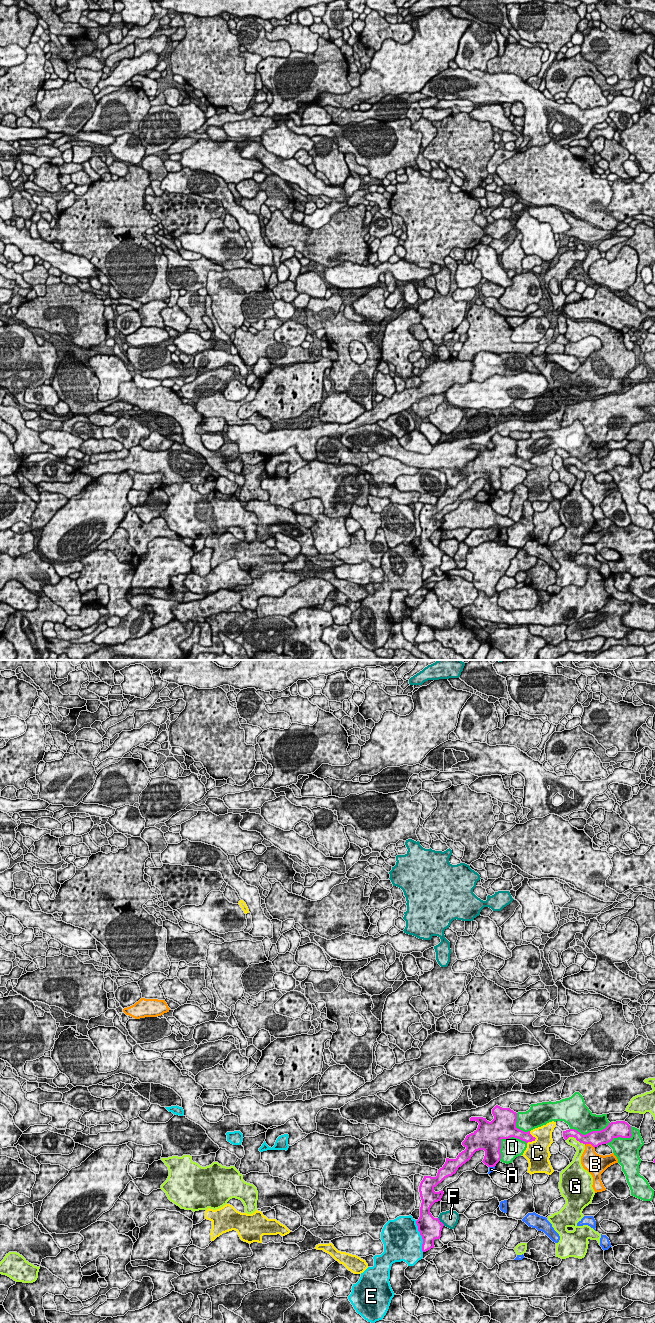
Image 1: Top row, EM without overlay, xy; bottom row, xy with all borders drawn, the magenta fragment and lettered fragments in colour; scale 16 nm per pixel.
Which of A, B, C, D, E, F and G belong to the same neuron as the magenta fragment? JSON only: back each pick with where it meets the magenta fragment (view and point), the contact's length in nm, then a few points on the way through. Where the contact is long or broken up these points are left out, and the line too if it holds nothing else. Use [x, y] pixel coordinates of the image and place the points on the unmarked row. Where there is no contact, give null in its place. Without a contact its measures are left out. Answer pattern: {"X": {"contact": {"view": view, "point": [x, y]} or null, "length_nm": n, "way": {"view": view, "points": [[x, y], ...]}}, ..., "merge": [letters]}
{"merge": []}

